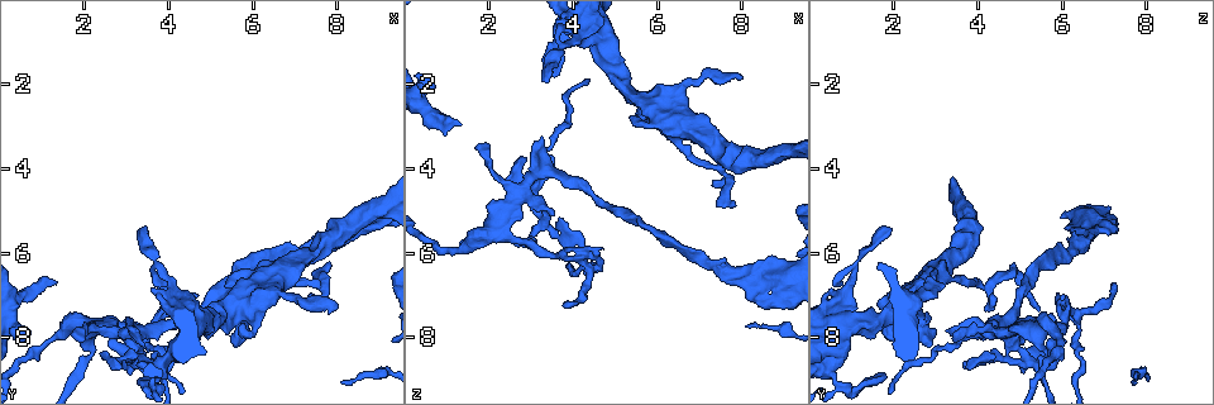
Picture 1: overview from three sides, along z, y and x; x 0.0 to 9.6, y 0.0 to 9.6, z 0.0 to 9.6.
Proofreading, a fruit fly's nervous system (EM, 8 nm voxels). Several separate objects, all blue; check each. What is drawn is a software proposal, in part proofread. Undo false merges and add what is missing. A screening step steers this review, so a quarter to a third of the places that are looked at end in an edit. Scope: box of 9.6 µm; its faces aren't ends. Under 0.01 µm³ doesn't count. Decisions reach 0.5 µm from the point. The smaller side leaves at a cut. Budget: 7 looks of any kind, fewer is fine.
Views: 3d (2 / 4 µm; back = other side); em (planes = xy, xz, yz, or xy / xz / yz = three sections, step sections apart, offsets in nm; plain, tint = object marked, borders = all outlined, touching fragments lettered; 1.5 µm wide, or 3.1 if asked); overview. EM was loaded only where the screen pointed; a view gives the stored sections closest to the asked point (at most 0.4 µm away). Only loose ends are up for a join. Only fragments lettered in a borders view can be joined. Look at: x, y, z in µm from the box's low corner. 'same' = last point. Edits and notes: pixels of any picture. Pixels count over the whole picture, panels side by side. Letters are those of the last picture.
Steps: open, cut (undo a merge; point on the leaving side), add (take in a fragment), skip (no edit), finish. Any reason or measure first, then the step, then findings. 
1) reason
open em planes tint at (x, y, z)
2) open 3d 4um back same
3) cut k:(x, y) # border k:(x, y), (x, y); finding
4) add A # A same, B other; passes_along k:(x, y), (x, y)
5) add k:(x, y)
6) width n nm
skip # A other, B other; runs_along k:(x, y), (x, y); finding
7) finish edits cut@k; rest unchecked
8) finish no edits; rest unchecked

open 3d 4um at (3.30, 8.65, 5.35)

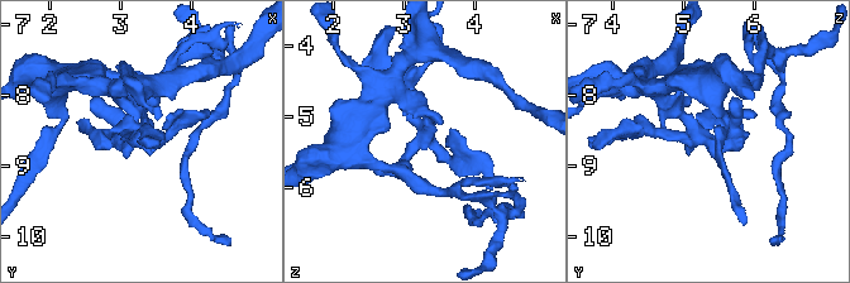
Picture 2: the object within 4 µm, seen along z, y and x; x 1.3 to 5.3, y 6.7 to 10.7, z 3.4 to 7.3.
open em planes tint at (3.35, 8.60, 5.35)

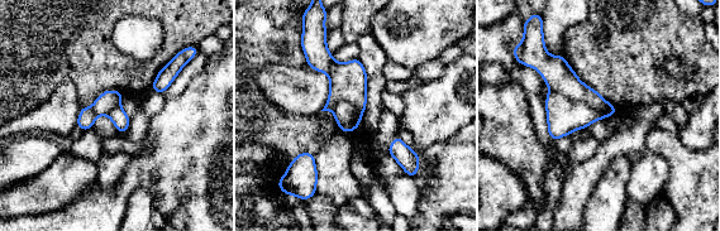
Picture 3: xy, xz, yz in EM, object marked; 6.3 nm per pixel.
see the neighbours
open em planes borders same

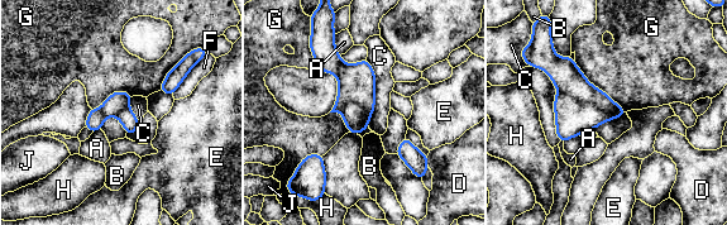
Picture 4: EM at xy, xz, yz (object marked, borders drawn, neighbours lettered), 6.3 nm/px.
skip # A other, B other, C other, D other, E other, F other, G other, H other, J other; continuous, no second neuron

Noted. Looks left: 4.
branch stops here
open em yz step 4 tint at (3.30, 7.85, 3.20)

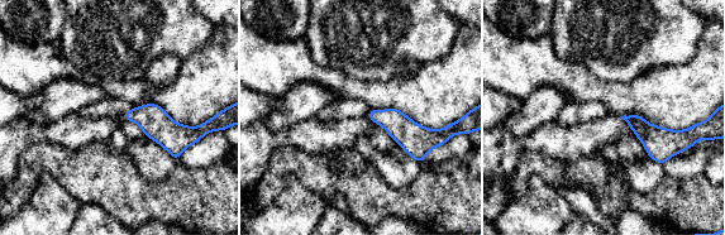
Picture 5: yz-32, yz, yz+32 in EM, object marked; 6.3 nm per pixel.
open em planes borders same

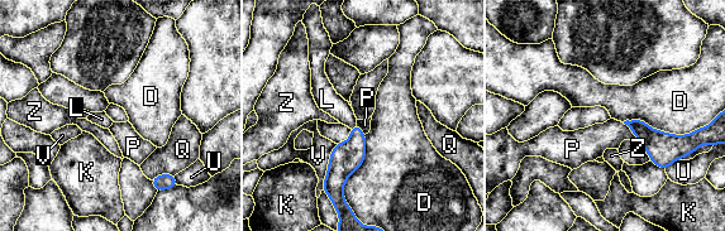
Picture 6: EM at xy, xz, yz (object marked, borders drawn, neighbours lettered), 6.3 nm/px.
add L # D other, K other, L same, P other, Q other, U other, V other, Z other; passes_along 6:(346, 158), (354, 126), (327, 99); the neuron continues

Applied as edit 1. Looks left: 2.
three-way junction
open em planes borders at (4.35, 7.40, 6.40)

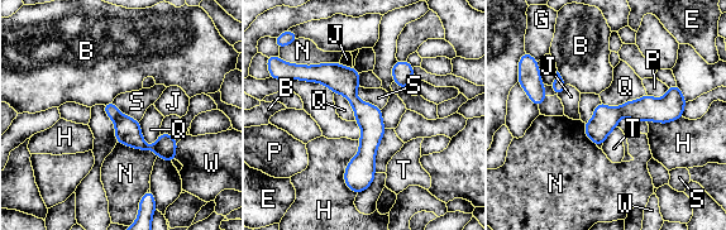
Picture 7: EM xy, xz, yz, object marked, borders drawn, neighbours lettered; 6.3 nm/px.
skip # B other, E other, G other, H other, J other, N other, P other, Q other, S other, T other, W other; runs_along 7:(300, 76), (330, 75), (368, 116), (359, 188); continuous, no second neuron

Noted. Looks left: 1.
finish edits add@6; rest unchecked

